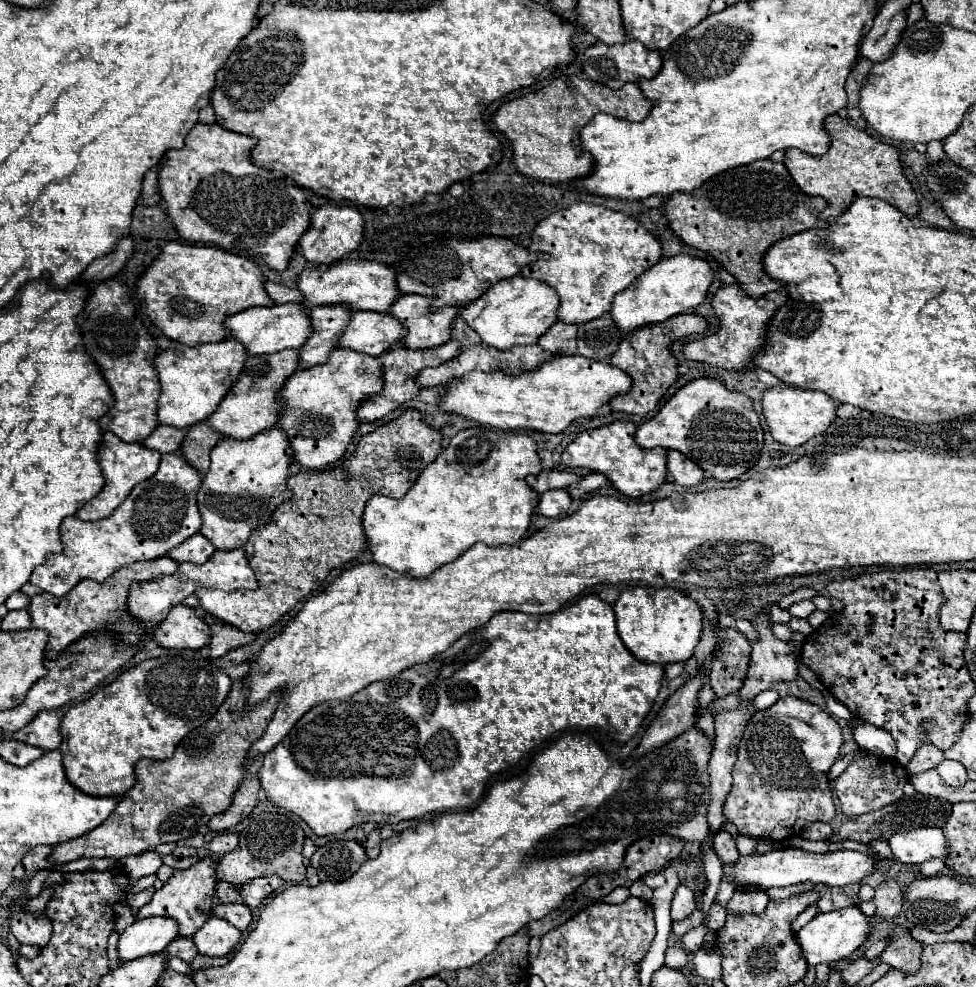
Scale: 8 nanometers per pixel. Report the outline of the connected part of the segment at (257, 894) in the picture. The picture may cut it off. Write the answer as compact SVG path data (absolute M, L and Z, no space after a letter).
M266 876L266 878L254 878L250 882L246 882L244 886L238 888L238 894L242 898L242 902L248 906L248 908L258 908L262 904L262 900L276 892L278 888L282 888L284 882L278 878L278 876Z

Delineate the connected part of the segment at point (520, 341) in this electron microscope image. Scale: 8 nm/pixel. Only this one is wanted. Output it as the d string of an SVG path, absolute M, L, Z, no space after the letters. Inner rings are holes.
M512 276L502 282L496 282L482 294L482 298L466 304L460 312L462 320L478 332L486 346L498 350L508 350L512 346L534 344L554 322L558 310L558 294L542 280Z

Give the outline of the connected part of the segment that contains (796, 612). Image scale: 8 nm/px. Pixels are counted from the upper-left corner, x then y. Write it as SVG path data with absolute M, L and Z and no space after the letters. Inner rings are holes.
M802 600L802 602L792 604L792 606L788 608L788 612L790 612L792 616L800 616L800 618L808 618L810 612L814 612L814 610L816 610L816 606L812 604L812 600Z

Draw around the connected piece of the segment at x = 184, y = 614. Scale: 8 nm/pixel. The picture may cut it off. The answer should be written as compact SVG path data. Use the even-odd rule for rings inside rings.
M178 604L170 610L162 624L154 630L154 642L162 648L178 648L178 650L198 650L208 646L210 628L206 622L194 614L194 608Z

